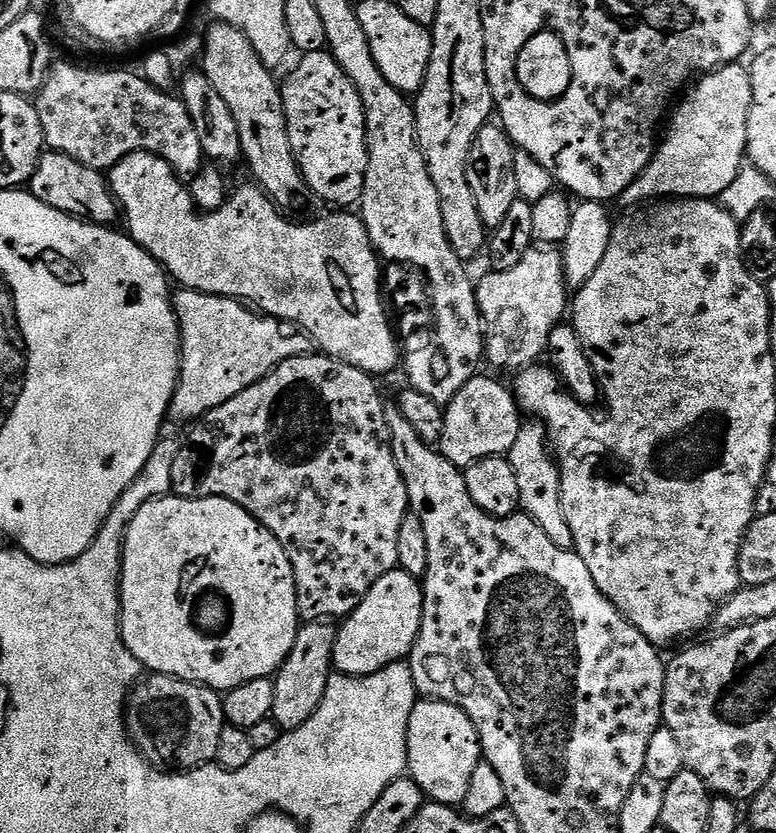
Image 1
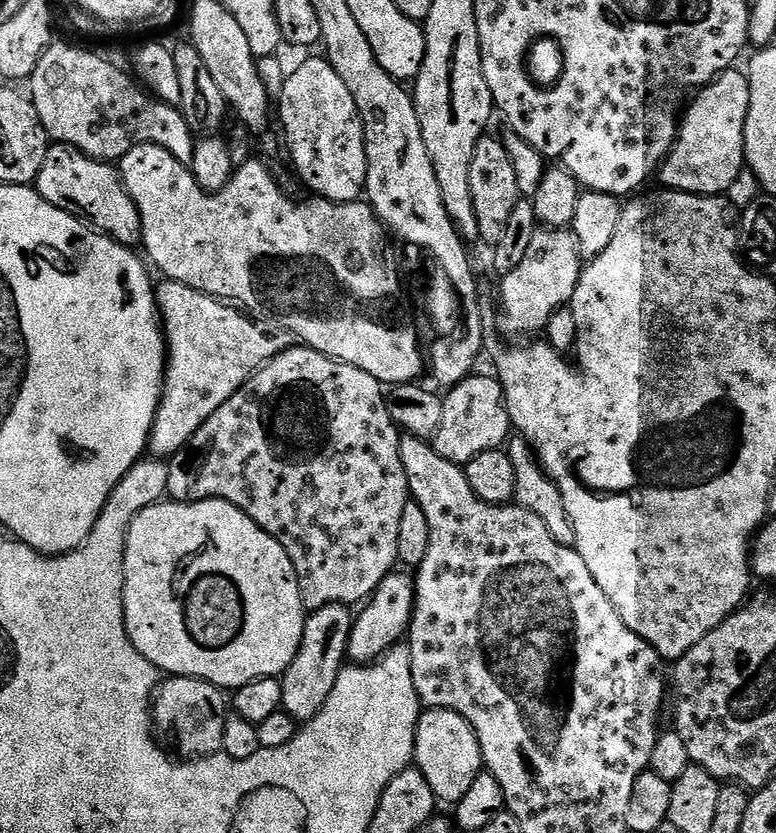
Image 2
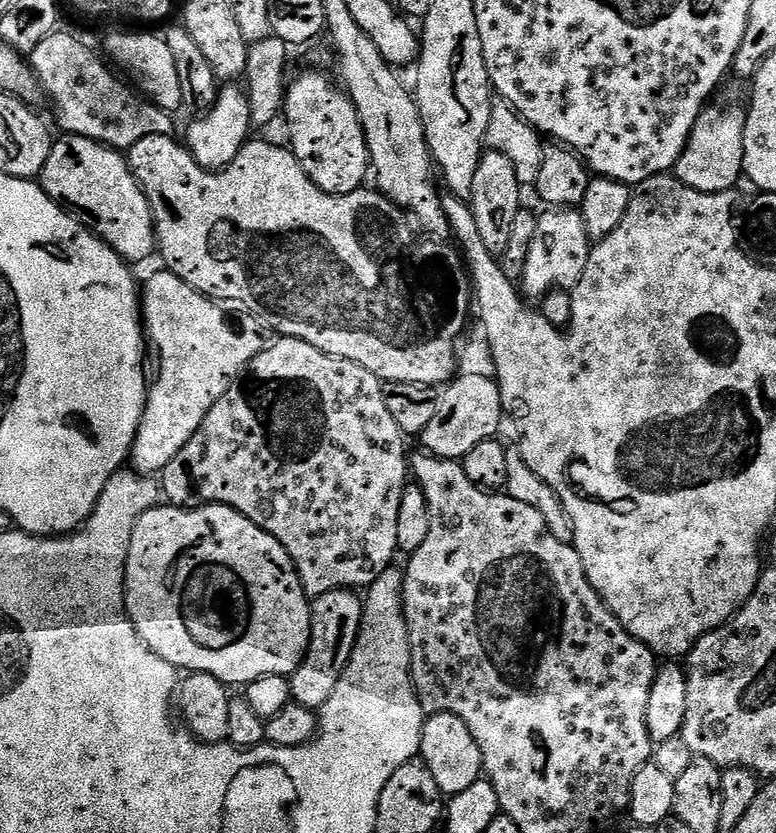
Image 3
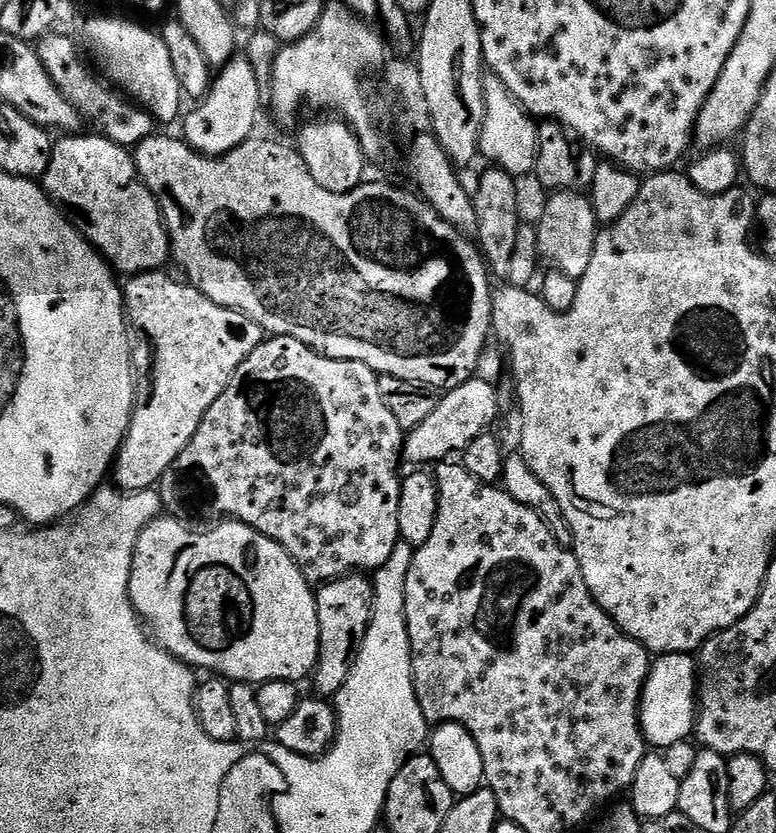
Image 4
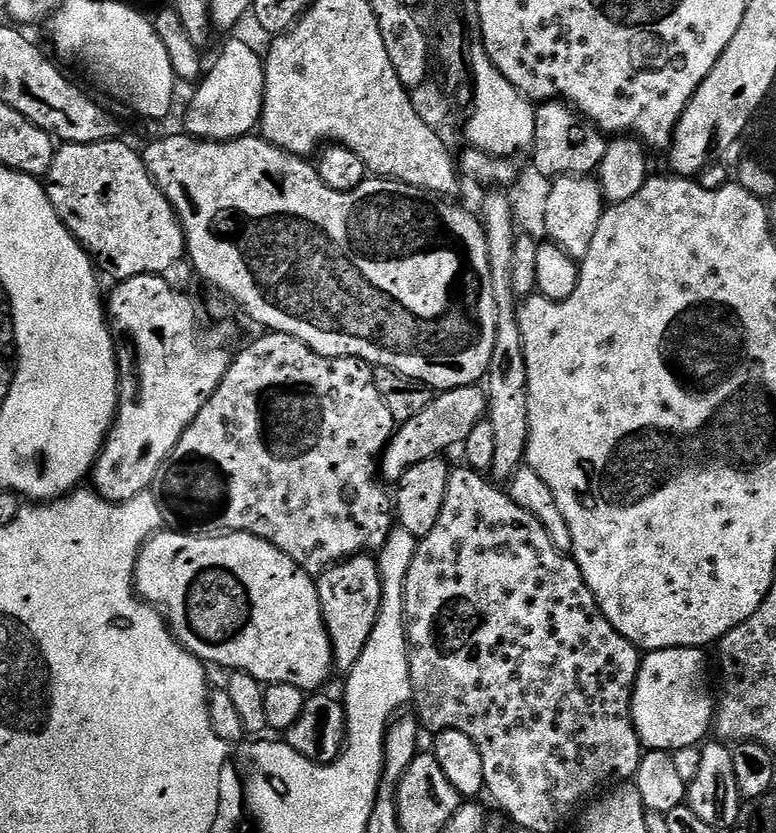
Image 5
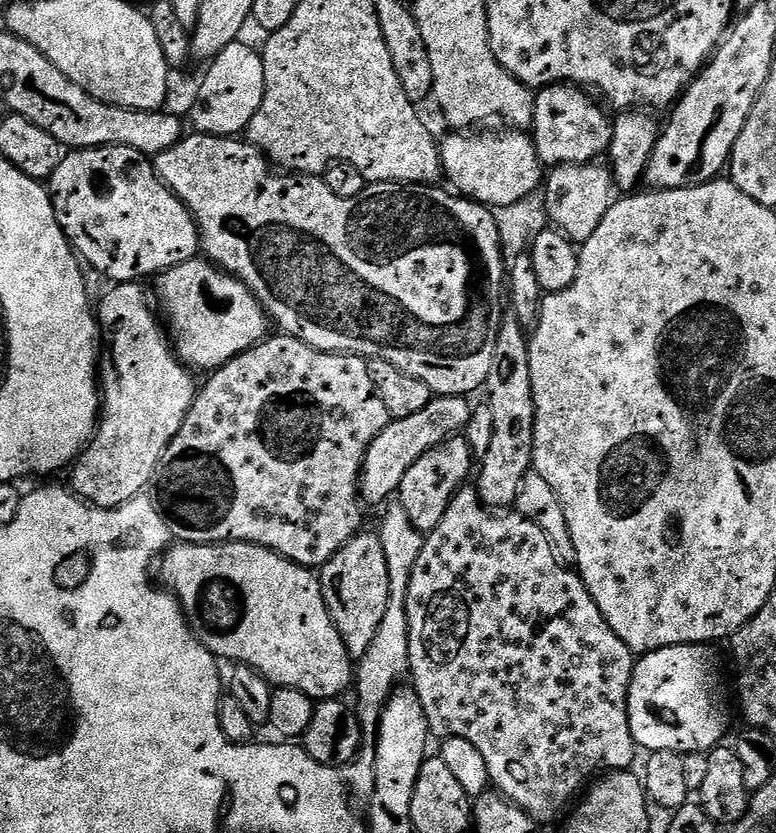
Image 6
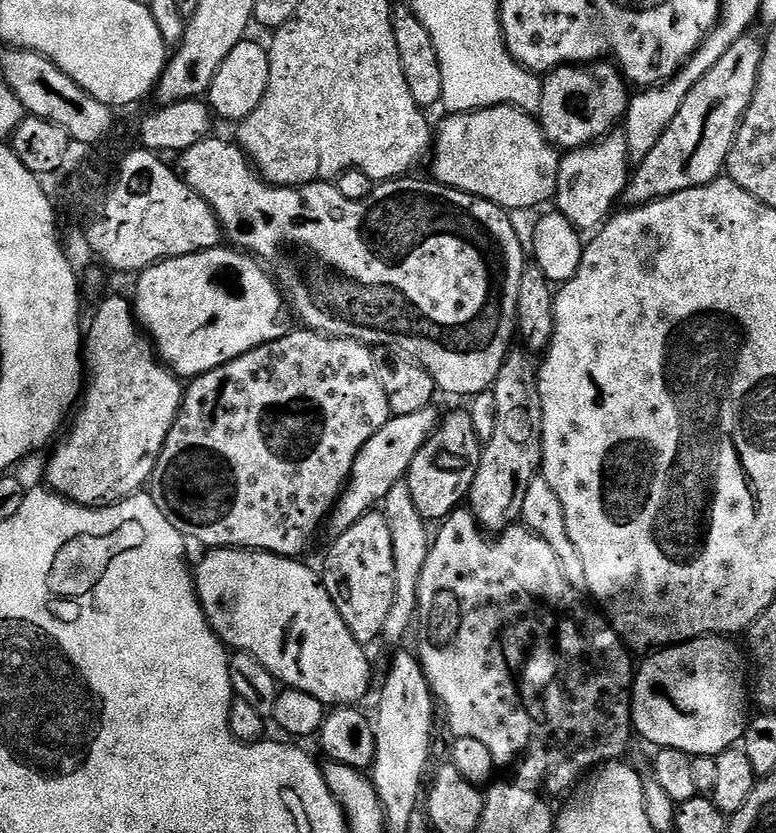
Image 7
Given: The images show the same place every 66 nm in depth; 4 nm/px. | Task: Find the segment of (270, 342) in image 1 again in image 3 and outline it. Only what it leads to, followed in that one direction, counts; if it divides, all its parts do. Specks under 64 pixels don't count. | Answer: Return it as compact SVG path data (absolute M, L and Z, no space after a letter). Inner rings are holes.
M159 270L142 284L142 323L147 339L160 351L160 377L154 380L148 393L148 405L140 430L132 444L130 464L141 476L149 478L163 473L165 466L190 442L190 438L202 426L206 414L247 373L252 360L266 347L266 339L256 328L240 329L217 301L208 299L191 288L173 272Z

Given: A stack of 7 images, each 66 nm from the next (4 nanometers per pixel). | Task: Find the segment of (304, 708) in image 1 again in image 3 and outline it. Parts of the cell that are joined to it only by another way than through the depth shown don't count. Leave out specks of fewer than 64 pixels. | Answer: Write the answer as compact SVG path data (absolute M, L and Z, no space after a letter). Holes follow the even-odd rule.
M351 588L330 590L330 594L322 594L311 601L312 637L308 643L308 652L304 655L297 672L292 673L293 701L307 708L319 710L334 694L338 686L338 678L346 670L352 653L356 651L356 639L360 637L360 629L364 626L363 599Z

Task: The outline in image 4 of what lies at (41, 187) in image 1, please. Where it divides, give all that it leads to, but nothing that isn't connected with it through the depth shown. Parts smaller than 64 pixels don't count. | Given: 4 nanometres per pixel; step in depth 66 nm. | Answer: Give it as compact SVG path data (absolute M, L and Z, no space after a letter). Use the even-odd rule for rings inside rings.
M64 134L59 137L61 140L57 139L55 143L53 143L52 157L42 177L42 187L44 191L47 192L48 199L51 200L52 203L60 209L66 219L95 246L97 252L112 265L117 273L123 274L123 272L125 272L125 277L131 278L137 276L139 272L155 272L163 269L165 267L164 263L170 260L172 256L172 242L168 235L168 227L164 224L164 216L160 212L156 196L144 185L143 180L140 179L140 175L136 173L136 161L133 153L129 151L129 149L122 147L121 144L110 142L105 136L99 134L91 134L92 136L80 135L81 134Z

